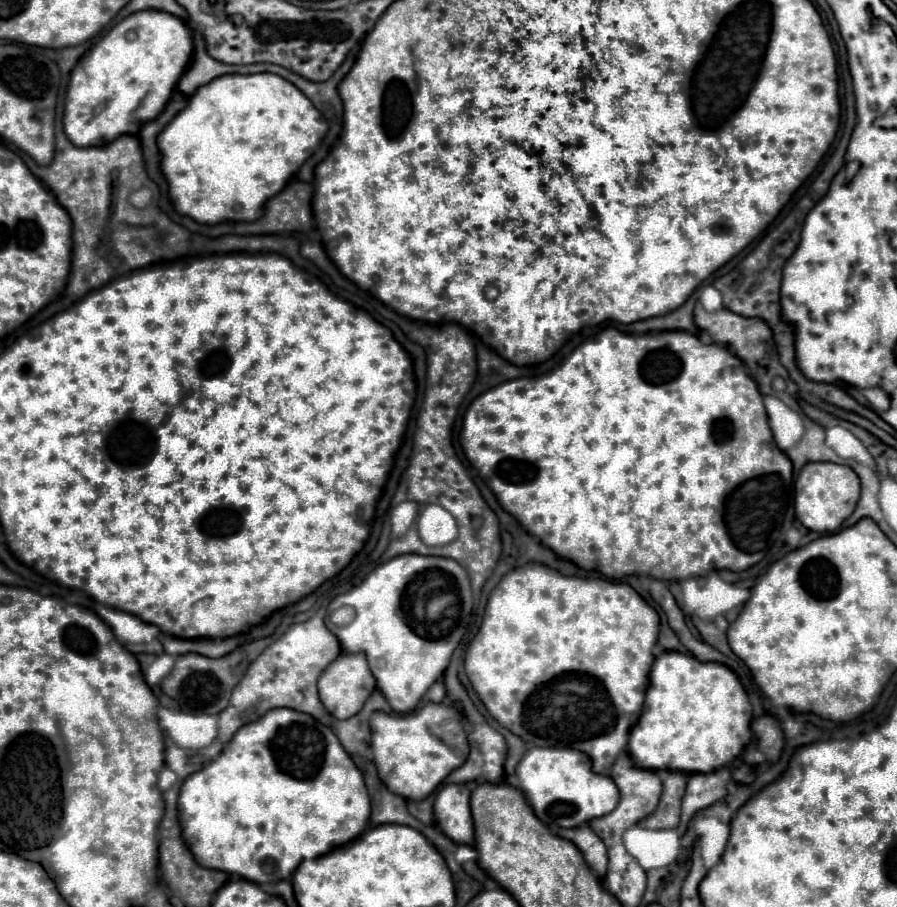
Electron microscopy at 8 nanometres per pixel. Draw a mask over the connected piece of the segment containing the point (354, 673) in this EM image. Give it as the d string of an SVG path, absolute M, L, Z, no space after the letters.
M341 654L335 662L331 662L331 666L327 666L327 670L323 670L317 690L319 690L319 698L323 706L333 718L347 720L355 716L363 708L371 692L375 690L375 678L367 666L365 654Z

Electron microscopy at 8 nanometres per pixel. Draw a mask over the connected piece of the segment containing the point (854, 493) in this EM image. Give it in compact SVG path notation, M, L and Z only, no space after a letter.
M809 462L803 466L795 482L795 516L809 530L835 532L851 514L851 510L855 510L859 492L859 476L849 466L831 462Z

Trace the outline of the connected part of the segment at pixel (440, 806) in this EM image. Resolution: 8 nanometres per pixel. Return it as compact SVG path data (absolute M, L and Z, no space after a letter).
M447 784L439 790L433 814L447 838L451 838L455 844L473 844L473 824L471 824L471 810L469 810L469 788L465 784Z

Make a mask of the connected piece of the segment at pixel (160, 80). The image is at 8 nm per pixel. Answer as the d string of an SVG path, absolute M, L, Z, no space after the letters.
M141 10L139 14L131 14L121 20L71 70L63 114L63 128L67 138L75 146L103 146L117 136L137 134L139 128L155 118L167 104L177 80L189 62L191 50L193 42L185 22L171 18L171 14L159 14L159 10Z

